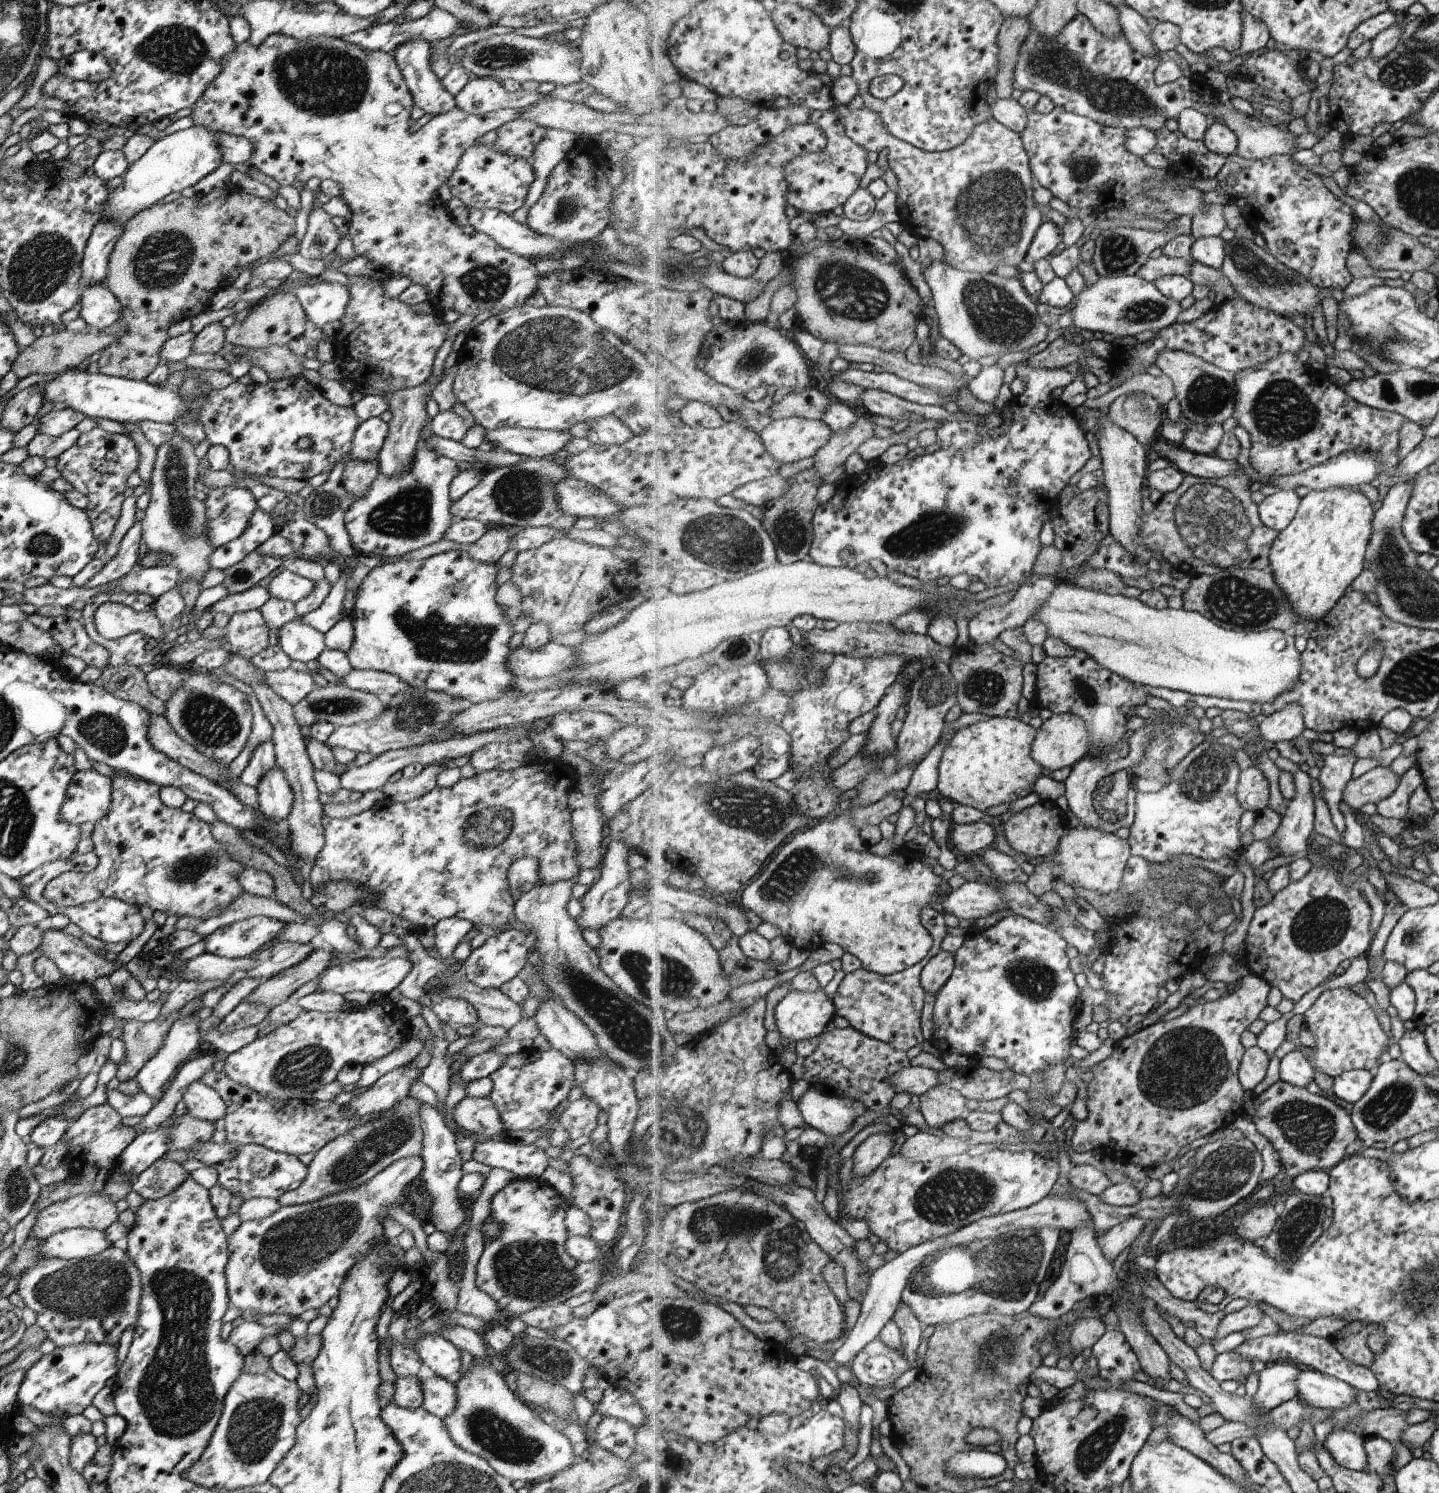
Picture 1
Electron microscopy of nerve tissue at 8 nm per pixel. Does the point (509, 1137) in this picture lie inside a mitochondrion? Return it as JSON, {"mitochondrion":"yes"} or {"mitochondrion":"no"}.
{"mitochondrion":"no"}

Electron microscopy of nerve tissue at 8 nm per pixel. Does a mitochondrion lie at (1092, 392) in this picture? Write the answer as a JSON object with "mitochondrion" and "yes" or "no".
{"mitochondrion":"no"}

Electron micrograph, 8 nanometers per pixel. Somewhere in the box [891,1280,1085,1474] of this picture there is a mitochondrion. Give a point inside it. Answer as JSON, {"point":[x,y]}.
{"point":[994,1357]}

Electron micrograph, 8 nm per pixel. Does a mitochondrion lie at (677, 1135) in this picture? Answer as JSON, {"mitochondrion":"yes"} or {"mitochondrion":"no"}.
{"mitochondrion":"yes"}

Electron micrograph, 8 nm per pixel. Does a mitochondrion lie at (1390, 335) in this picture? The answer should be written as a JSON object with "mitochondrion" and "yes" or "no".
{"mitochondrion":"yes"}

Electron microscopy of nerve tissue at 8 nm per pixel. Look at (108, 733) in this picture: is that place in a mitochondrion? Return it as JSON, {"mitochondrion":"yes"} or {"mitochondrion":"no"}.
{"mitochondrion":"yes"}

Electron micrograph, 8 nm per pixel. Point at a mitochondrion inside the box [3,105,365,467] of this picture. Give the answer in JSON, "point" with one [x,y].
{"point":[39,267]}

